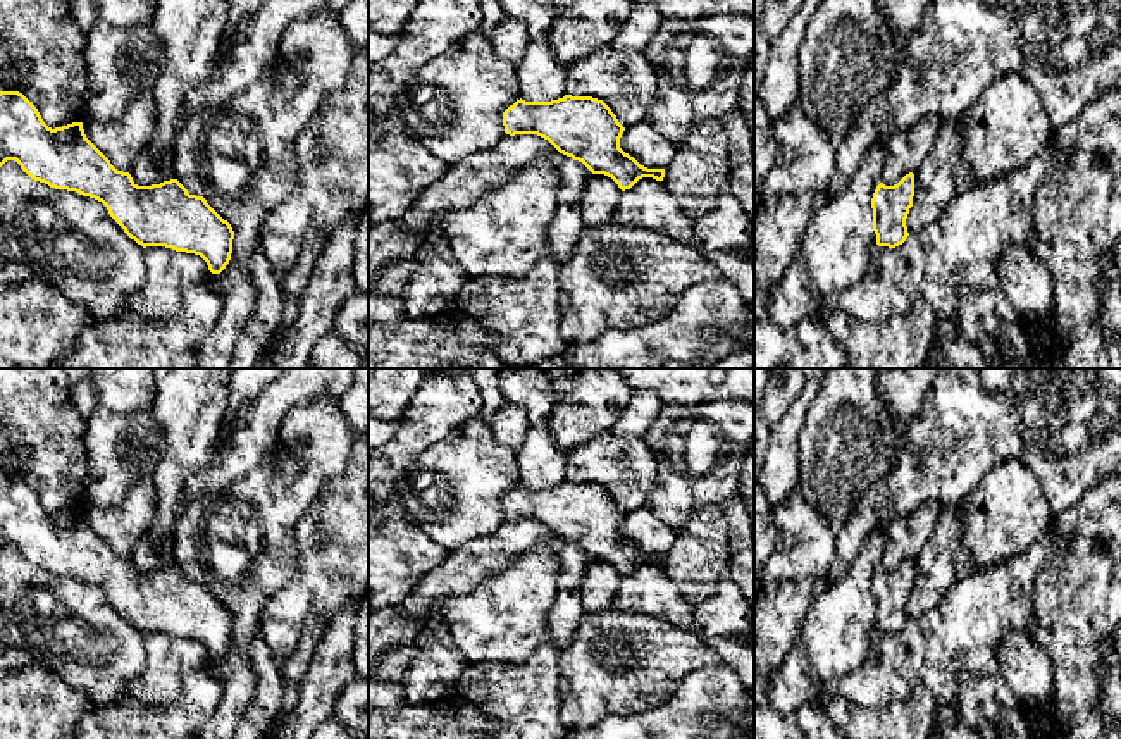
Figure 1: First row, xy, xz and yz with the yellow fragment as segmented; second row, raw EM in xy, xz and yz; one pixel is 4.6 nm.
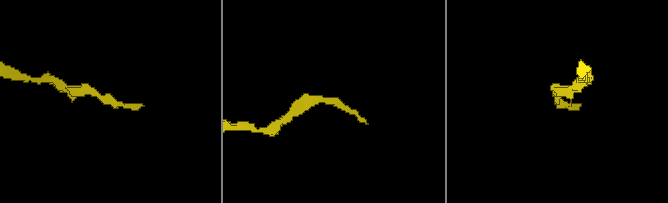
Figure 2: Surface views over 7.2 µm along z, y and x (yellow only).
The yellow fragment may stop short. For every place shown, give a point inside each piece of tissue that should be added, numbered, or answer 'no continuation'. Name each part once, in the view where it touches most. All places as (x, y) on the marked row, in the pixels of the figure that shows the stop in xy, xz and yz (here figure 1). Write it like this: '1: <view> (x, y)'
no continuation

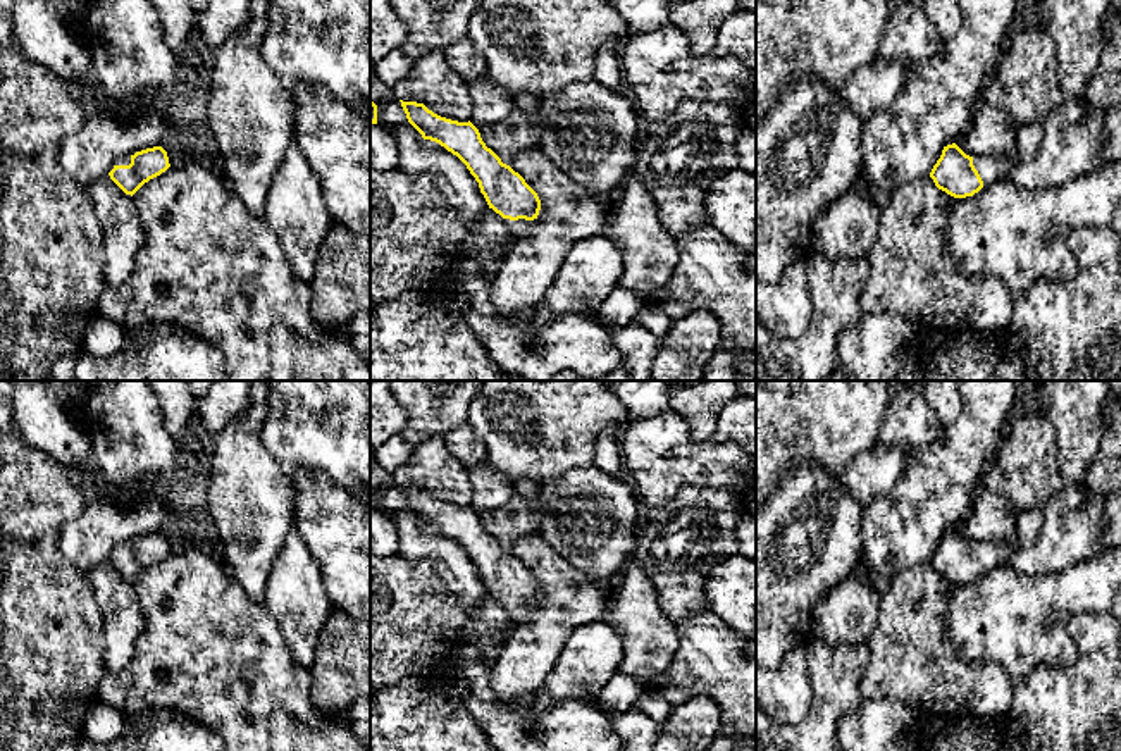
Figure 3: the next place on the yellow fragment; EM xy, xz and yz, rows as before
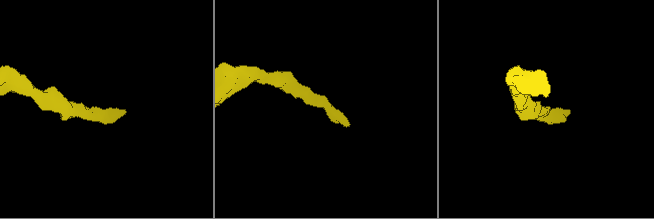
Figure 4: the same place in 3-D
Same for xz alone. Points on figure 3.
1: xz (520, 228)

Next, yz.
1: yz (990, 169)

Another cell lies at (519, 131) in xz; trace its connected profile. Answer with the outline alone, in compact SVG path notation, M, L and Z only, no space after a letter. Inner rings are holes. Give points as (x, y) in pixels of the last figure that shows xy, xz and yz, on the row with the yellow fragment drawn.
M513 109L501 121L477 127L482 141L503 164L510 165L517 153L539 146L541 117Z

